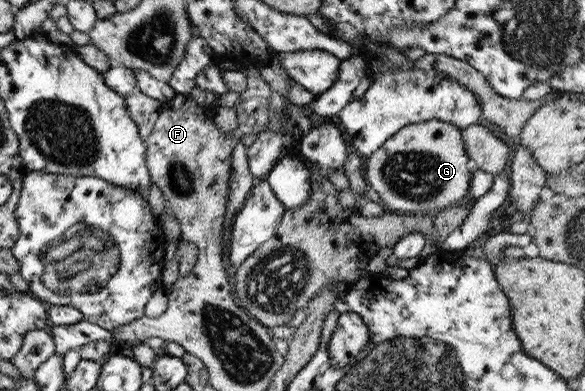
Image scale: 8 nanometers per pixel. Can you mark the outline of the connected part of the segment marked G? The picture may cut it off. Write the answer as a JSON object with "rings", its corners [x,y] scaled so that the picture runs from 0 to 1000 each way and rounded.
{"rings":[[[737,307],[694,320],[663,350],[624,409],[621,463],[650,504],[650,524],[662,545],[704,550],[740,535],[756,540],[761,529],[800,514],[807,422],[791,386],[785,330],[766,315]]]}

